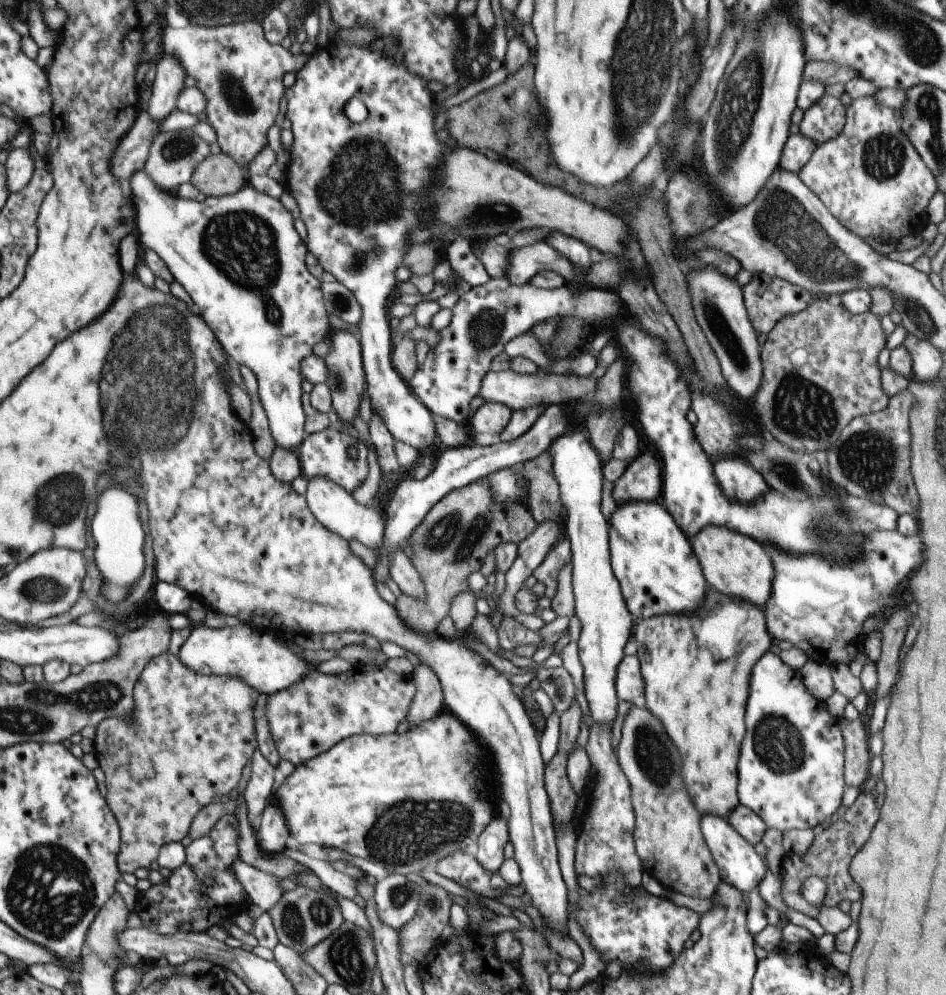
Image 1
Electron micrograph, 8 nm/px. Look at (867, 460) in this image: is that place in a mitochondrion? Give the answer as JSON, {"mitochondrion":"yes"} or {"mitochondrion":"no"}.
{"mitochondrion":"yes"}

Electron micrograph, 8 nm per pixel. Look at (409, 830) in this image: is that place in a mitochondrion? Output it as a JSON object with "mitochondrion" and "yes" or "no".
{"mitochondrion":"yes"}

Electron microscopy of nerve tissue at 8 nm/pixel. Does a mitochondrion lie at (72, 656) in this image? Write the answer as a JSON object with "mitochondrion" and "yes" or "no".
{"mitochondrion":"no"}

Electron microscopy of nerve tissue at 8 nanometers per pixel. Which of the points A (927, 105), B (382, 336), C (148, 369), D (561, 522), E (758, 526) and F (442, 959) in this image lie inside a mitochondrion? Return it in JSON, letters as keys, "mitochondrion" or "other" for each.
{"A":"mitochondrion","B":"other","C":"mitochondrion","D":"other","E":"other","F":"other"}

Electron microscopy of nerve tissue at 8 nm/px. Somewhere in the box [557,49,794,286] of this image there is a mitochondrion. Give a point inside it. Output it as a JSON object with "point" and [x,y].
{"point":[692,210]}

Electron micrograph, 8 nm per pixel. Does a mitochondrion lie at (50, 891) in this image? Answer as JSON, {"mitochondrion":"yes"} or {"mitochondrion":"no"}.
{"mitochondrion":"yes"}

